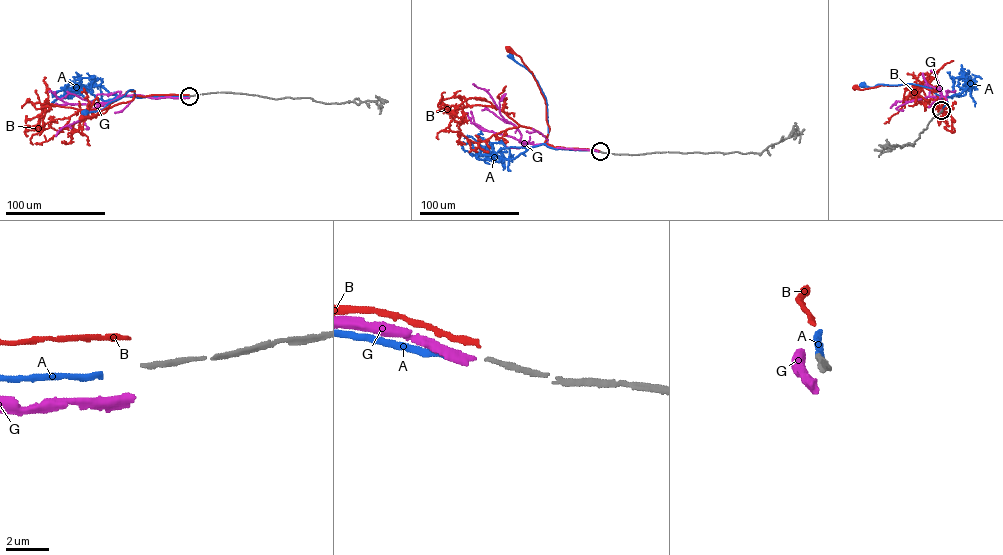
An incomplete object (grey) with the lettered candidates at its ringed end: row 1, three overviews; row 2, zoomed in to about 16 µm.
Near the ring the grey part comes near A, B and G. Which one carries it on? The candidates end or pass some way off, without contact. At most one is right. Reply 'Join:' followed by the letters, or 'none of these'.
Join: none of these

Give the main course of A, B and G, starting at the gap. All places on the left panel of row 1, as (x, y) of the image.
A: (187, 96), (133, 97), (131, 90), (101, 110), (84, 112)
B: (189, 94), (133, 97), (134, 91), (127, 91), (95, 115), (81, 117)
G: (189, 97), (121, 95), (62, 127), (55, 136)

